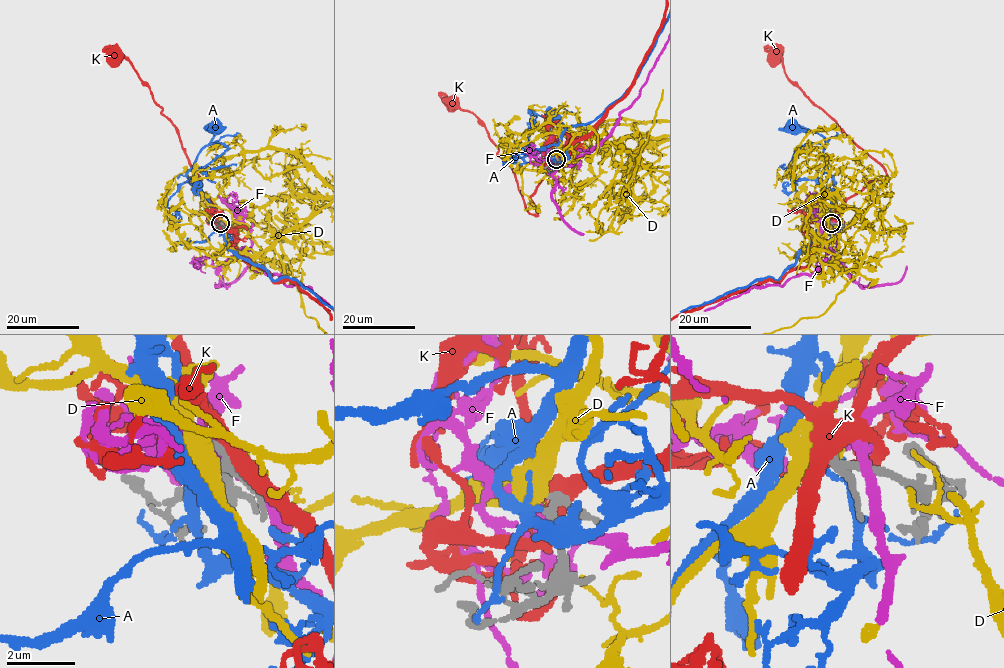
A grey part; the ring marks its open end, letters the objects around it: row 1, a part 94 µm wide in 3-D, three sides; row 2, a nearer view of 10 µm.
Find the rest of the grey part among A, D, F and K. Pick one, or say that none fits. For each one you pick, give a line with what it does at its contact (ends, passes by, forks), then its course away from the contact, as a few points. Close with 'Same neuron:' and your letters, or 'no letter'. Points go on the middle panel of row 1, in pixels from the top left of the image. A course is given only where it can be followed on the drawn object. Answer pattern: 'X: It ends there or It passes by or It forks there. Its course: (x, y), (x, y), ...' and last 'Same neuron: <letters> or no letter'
A: It forks there. Its course: (555, 160), (553, 153), (543, 160), (527, 162), (523, 160), (531, 151), (549, 151), (553, 118)
Same neuron: A

